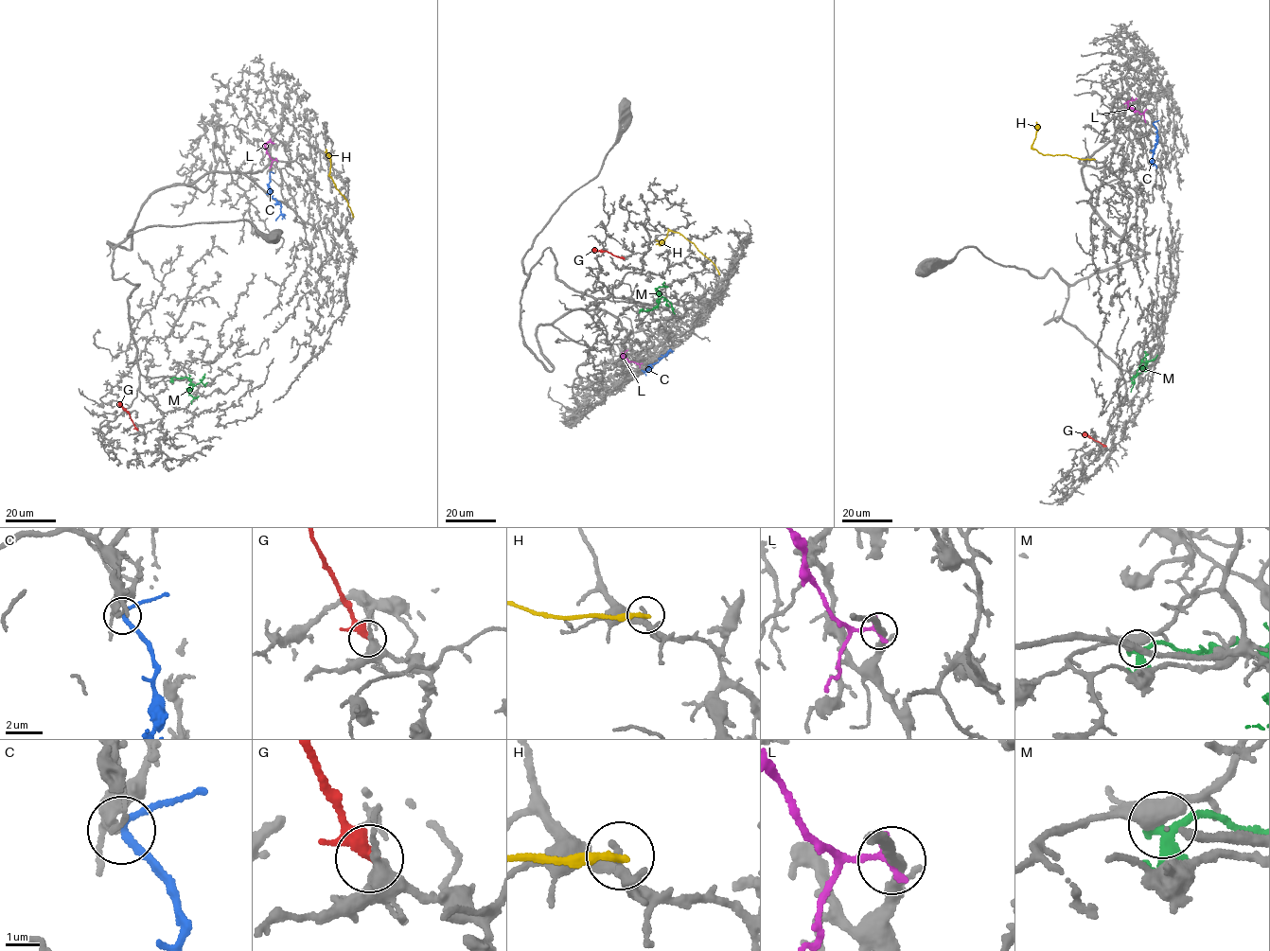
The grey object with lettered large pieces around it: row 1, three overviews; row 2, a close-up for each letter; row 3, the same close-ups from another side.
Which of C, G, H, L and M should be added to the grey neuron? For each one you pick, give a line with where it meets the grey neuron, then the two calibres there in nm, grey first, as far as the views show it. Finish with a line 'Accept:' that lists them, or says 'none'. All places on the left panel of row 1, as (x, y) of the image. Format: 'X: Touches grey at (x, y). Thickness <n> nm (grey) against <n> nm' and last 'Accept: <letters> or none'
C: Touches grey at (270, 172). Thickness 320 nm (grey) against 170 nm
Accept: C

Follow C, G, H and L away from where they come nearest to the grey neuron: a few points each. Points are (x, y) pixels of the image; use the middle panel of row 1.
C: (641, 370), (645, 372), (667, 352), (666, 355)
G: (623, 257), (606, 251), (591, 251)
H: (718, 274), (712, 261), (678, 233), (668, 229), (667, 236), (656, 244)
L: (640, 363), (620, 356), (628, 362)

